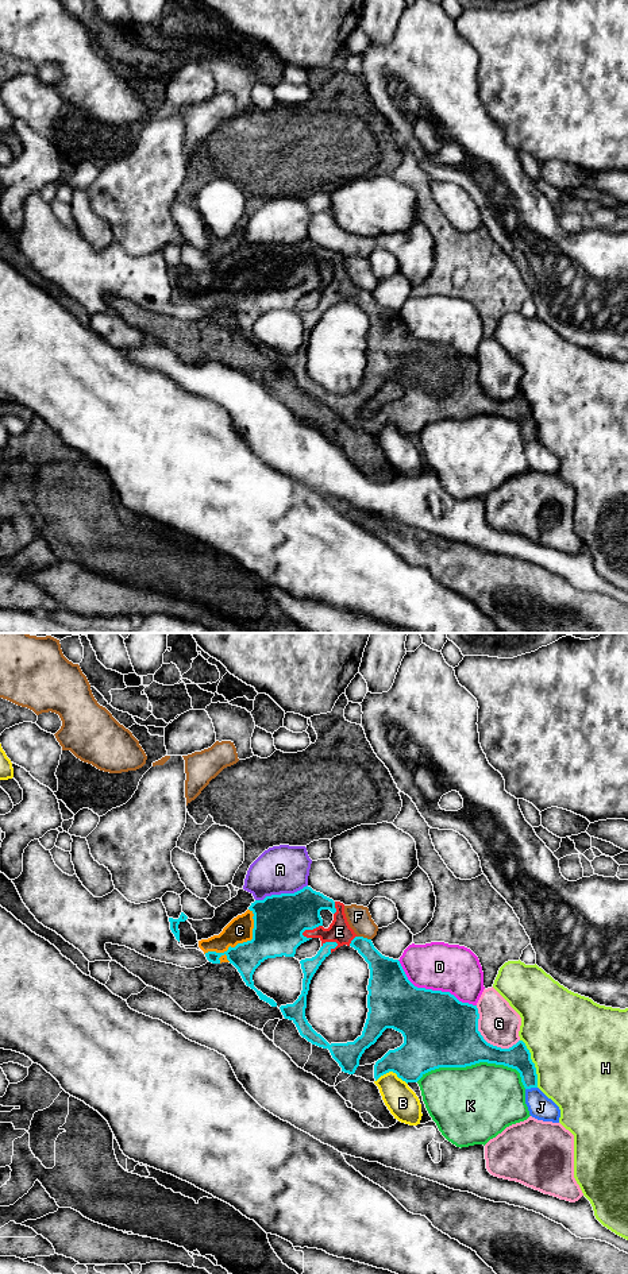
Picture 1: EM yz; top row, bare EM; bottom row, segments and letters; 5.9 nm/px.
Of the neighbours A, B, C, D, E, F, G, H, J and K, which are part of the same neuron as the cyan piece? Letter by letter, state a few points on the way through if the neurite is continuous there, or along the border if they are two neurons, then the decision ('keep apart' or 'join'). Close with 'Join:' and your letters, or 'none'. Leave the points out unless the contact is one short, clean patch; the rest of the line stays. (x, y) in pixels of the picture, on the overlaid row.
A: keep apart
B: keep apart
C: join
D: keep apart
E: join
F: border yz (358, 935), (370, 939); keep apart
G: keep apart
H: keep apart
J: keep apart
K: keep apart
Join: C, E

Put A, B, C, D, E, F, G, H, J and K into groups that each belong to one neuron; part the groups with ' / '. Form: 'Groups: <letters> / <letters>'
Groups: A / B / C E / D / F / G / H / J / K

